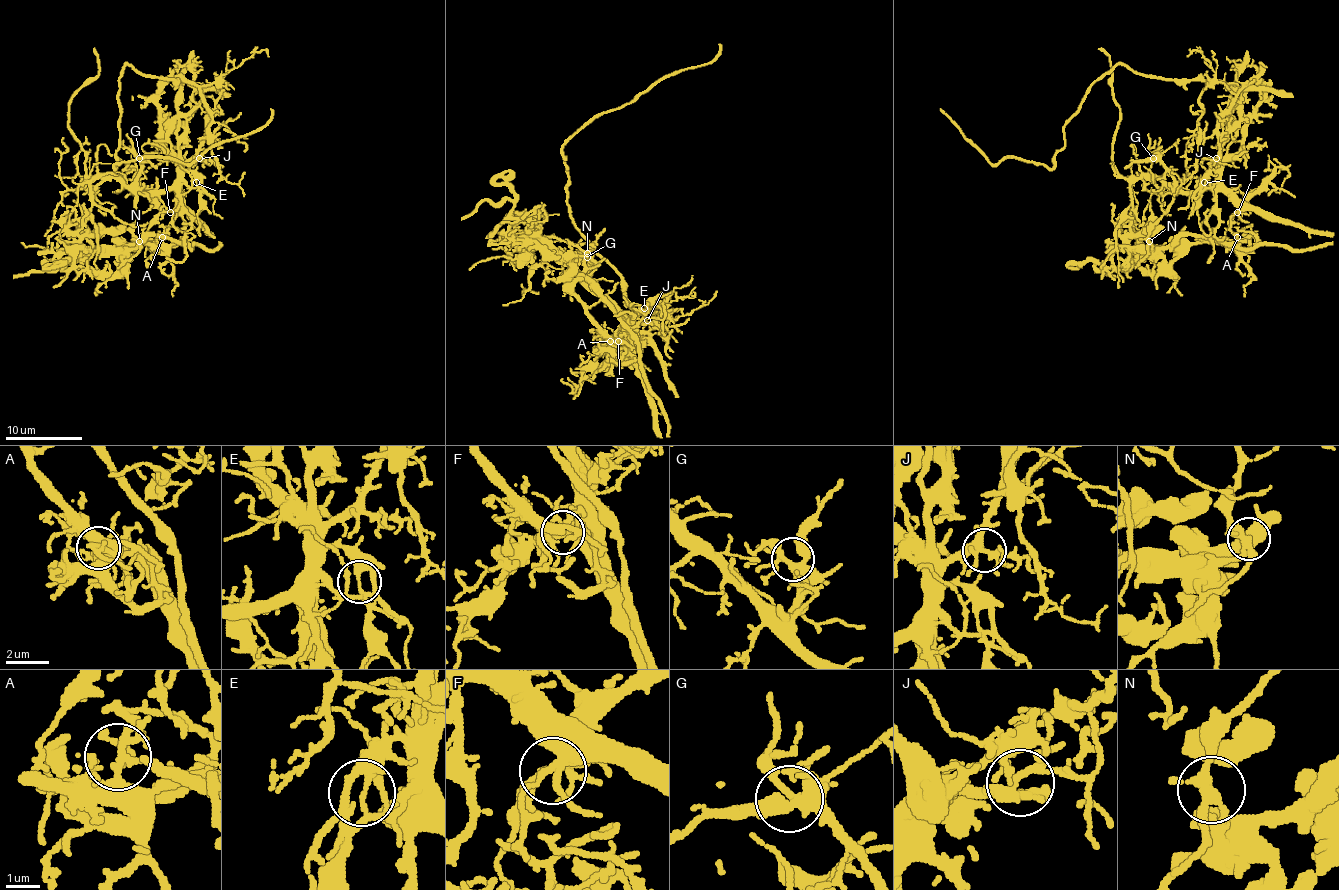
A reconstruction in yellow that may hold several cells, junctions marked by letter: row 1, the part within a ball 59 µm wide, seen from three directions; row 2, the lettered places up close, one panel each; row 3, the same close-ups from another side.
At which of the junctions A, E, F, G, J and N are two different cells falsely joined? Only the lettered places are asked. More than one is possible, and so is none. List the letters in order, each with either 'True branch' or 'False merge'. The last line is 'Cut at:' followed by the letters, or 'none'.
A: True branch
E: False merge
F: True branch
G: True branch
J: True branch
N: False merge
Cut at: E, N

